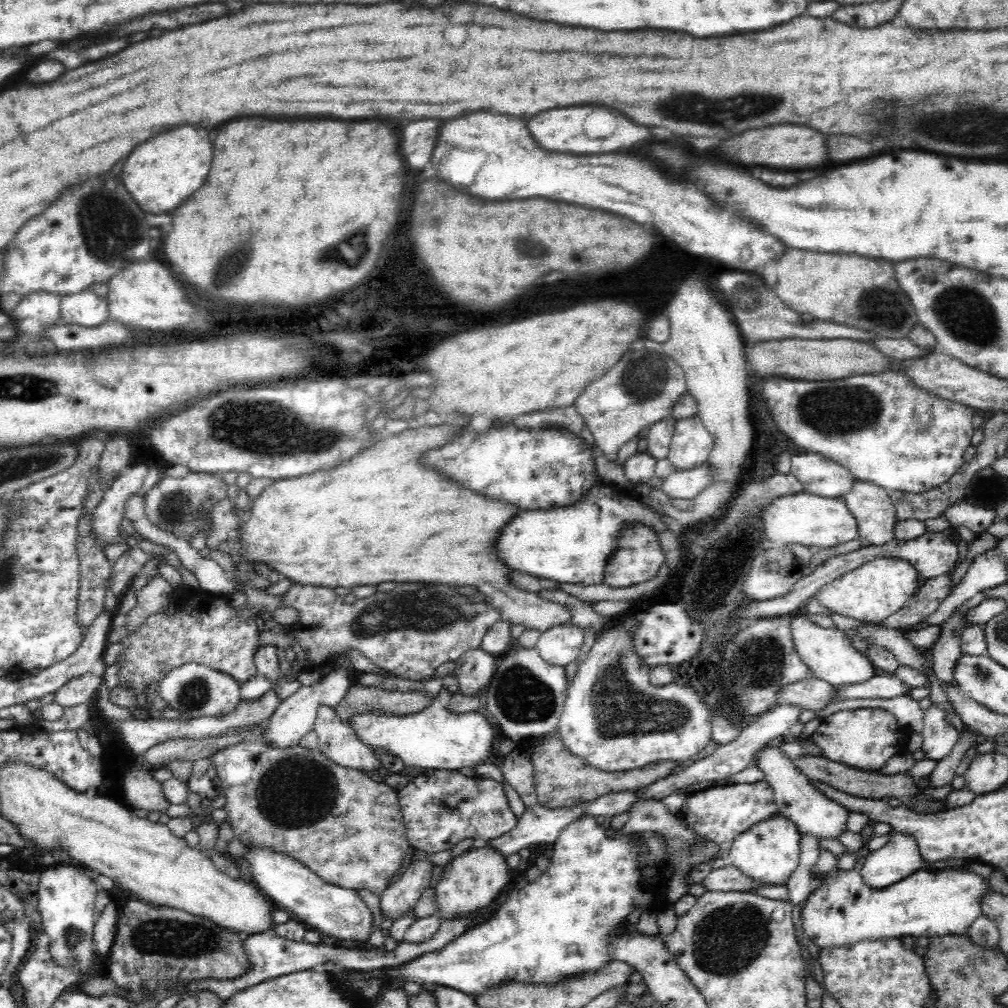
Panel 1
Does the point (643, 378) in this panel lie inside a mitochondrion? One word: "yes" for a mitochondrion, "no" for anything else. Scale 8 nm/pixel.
yes

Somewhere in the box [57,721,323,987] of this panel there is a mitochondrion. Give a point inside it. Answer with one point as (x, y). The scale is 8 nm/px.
(150, 940)

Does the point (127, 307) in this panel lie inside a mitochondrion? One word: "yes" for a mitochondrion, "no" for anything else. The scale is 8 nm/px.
no

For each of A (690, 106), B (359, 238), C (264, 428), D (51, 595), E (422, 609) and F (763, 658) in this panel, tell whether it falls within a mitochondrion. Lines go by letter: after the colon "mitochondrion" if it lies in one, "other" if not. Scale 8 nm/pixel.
A: mitochondrion
B: mitochondrion
C: mitochondrion
D: other
E: mitochondrion
F: mitochondrion

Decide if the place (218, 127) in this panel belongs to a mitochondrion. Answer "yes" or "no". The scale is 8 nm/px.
no

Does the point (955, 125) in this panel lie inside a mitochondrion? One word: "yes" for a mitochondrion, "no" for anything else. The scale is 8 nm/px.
yes

